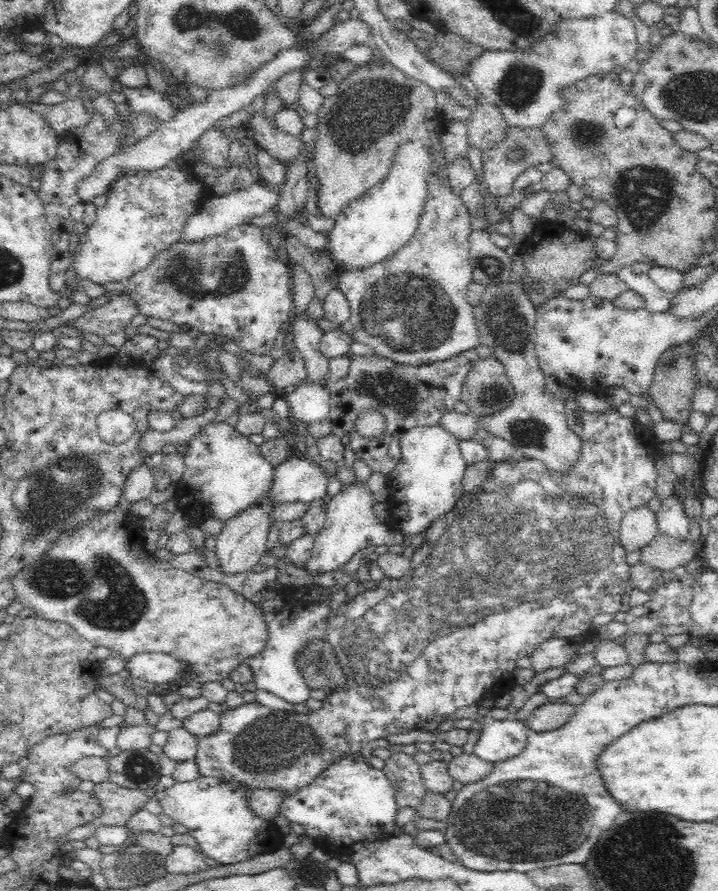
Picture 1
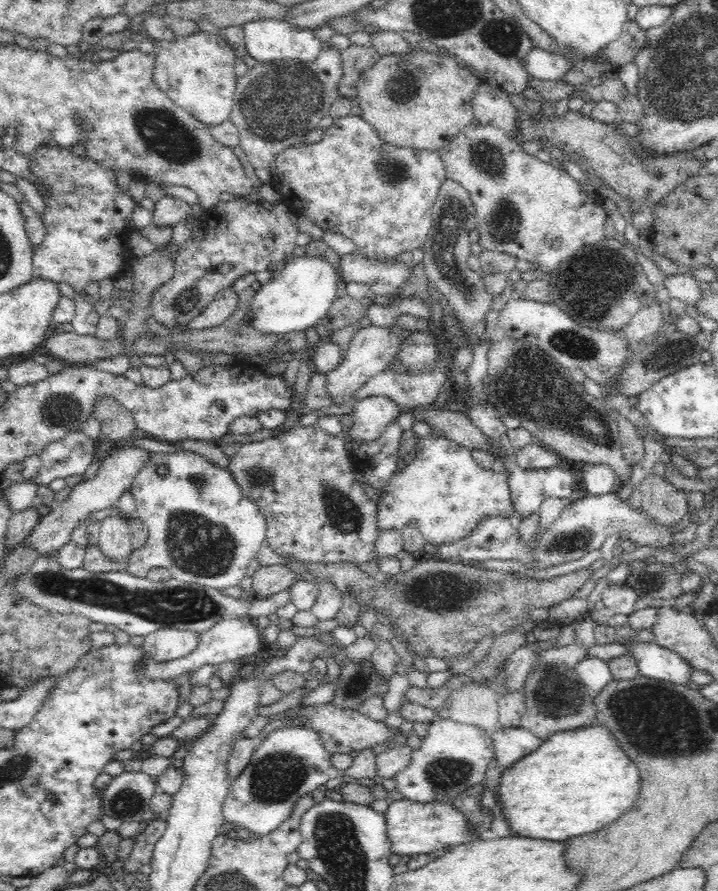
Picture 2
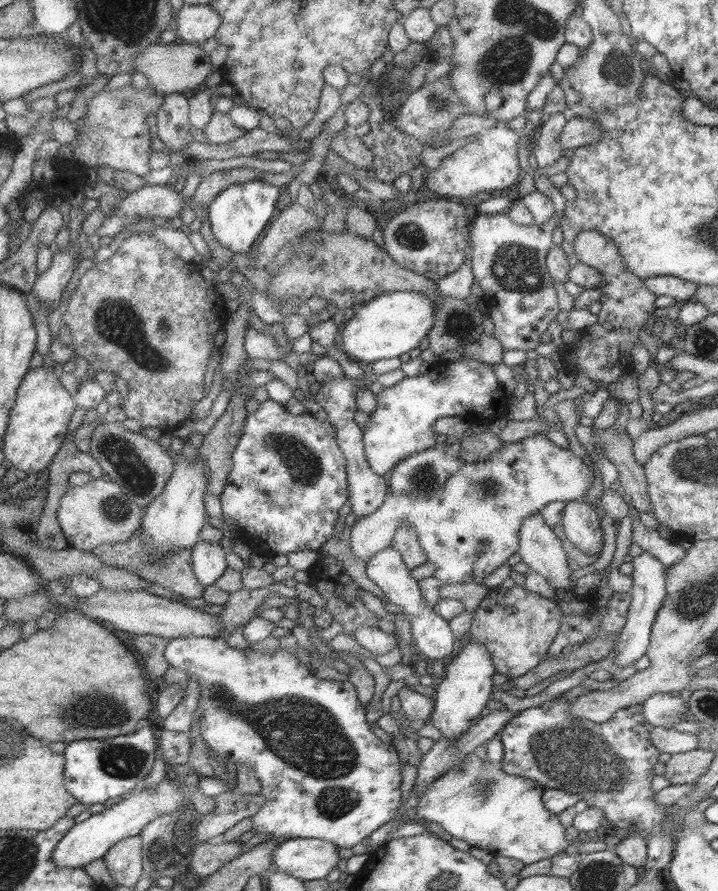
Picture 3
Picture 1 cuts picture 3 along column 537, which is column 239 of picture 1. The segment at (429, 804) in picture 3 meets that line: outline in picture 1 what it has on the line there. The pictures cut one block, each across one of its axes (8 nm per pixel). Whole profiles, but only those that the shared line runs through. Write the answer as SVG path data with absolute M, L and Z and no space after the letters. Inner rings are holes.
M198 776L191 782L176 782L171 788L158 791L156 799L160 801L166 816L188 828L204 856L228 864L255 854L274 852L283 838L283 834L271 822L258 819L248 809L246 790L250 789L239 783Z

